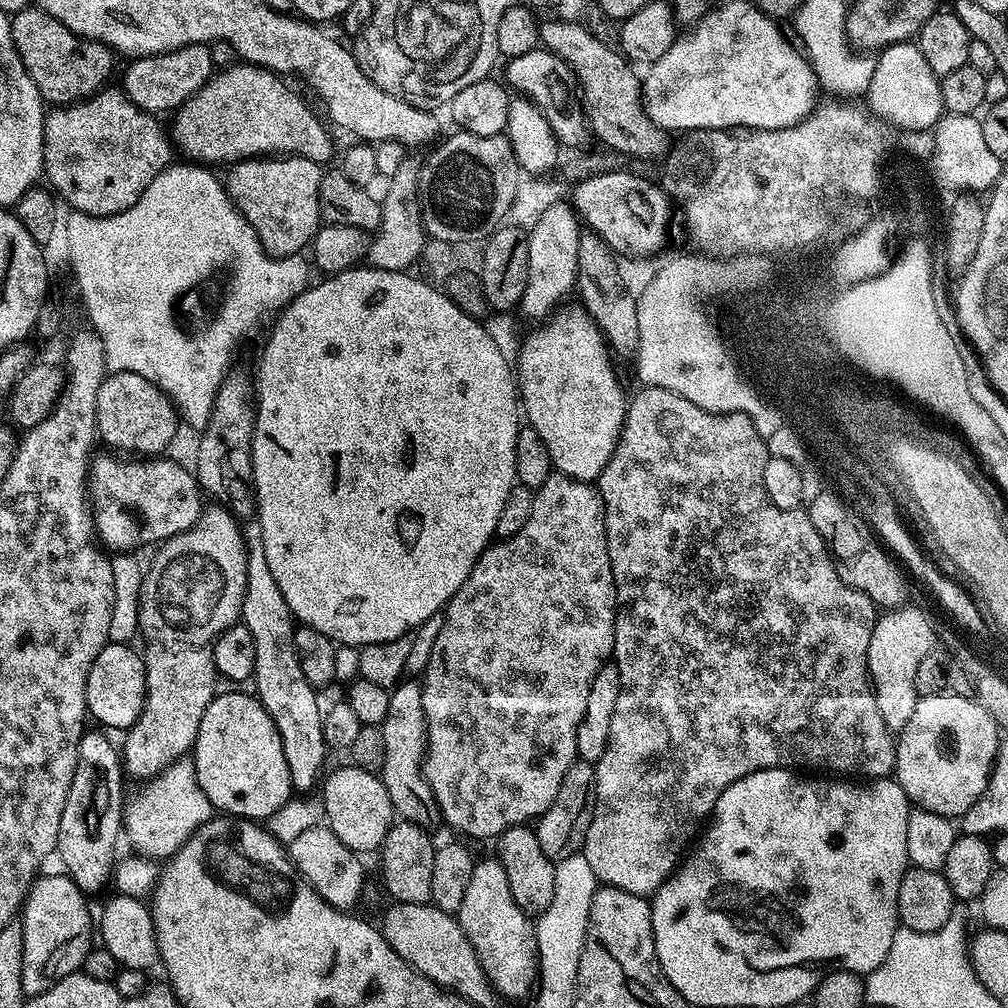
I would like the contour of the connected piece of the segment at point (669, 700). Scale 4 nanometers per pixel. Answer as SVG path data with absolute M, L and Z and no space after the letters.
M647 386L641 387L639 390L641 392L636 397L633 395L628 401L628 413L624 419L624 429L620 432L620 441L610 458L610 462L606 462L598 481L598 491L604 503L606 546L610 554L610 566L614 570L614 586L616 587L616 625L614 626L612 656L620 675L620 693L618 694L618 703L614 705L614 718L610 718L610 738L606 742L606 750L600 761L594 766L596 769L596 809L592 815L590 830L586 830L582 854L586 858L586 862L590 862L590 870L594 870L597 881L601 885L626 890L635 896L648 898L659 893L665 880L676 871L686 849L693 843L692 835L695 834L696 827L700 823L703 825L713 815L722 790L726 790L726 786L738 782L738 778L746 778L746 774L754 774L758 770L766 770L767 768L786 768L789 770L813 768L816 771L813 773L816 774L835 774L840 778L863 778L865 781L882 780L891 777L896 771L896 740L894 733L886 726L886 722L882 722L882 713L878 710L876 692L872 689L872 682L868 675L868 647L870 646L870 634L874 634L878 609L869 596L846 586L846 582L842 582L842 578L836 569L836 561L832 559L832 554L828 547L824 545L824 540L818 534L818 530L814 530L814 522L810 522L807 511L800 508L782 510L768 501L762 473L766 470L766 462L770 455L769 441L762 434L758 434L752 417L745 412L702 410L702 407L694 406L694 402L686 402L686 398L682 398L670 390Z

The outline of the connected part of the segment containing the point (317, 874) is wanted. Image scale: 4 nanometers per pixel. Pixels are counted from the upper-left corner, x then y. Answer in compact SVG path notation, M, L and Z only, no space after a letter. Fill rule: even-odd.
M327 826L305 830L286 847L294 866L327 904L341 910L355 909L355 904L364 892L364 864L360 861L363 860L361 853L350 850L350 846L346 846L346 842L342 842L342 838L338 838L338 834L334 834Z

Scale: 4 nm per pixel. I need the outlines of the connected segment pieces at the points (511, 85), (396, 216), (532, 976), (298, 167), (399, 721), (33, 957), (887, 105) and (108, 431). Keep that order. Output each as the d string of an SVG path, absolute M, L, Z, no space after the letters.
M537 46L526 54L518 54L517 57L509 59L506 65L508 65L507 87L512 90L517 88L520 91L517 93L538 106L546 122L550 122L561 145L574 143L580 136L579 124L580 120L582 124L582 108L577 97L575 100L566 89L560 88L560 76L571 77L572 67L543 46Z
M406 160L402 166L398 166L398 170L385 183L386 192L384 198L381 197L381 220L375 229L373 238L369 243L368 255L366 262L369 267L378 269L386 269L391 272L405 271L410 268L410 264L423 255L424 245L428 240L427 232L424 231L424 223L421 220L421 210L419 209L419 167L412 161Z
M499 859L480 860L474 874L470 874L470 887L458 919L470 946L480 959L480 965L488 983L501 997L520 1000L538 984L540 955L536 949L536 930L527 912L516 905L510 894L510 882L506 882L506 870L502 870Z
M290 155L279 158L239 160L236 164L231 165L227 172L228 197L246 218L246 222L250 222L250 226L267 256L275 256L277 260L281 260L287 256L303 253L311 245L312 239L322 227L318 204L318 188L322 175L321 165L301 156Z
M405 679L396 684L389 691L389 706L386 711L384 723L379 727L382 730L382 742L386 742L386 762L382 779L386 786L386 794L390 794L390 802L395 815L402 820L408 820L411 824L417 824L419 828L431 829L431 824L440 824L442 817L440 807L434 798L434 790L430 790L430 782L424 777L424 754L428 751L428 723L422 706L422 687L412 680Z
M41 875L33 880L22 905L22 986L28 998L54 986L71 972L81 971L86 954L94 947L94 916L88 913L89 897L68 875L59 875Z
M919 43L891 44L874 61L873 77L866 93L866 108L875 119L893 128L924 132L945 115L939 79L934 70L930 70L926 58L922 58Z
M113 372L105 375L103 382L98 386L98 394L96 395L96 431L101 441L105 440L109 444L109 449L120 450L116 448L122 448L123 453L126 454L164 454L168 448L168 443L176 436L176 420L178 424L178 413L176 406L173 403L171 397L167 395L157 384L150 382L146 378L142 378L142 374L130 374L129 372Z

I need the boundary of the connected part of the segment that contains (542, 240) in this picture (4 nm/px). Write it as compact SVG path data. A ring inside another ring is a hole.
M560 199L542 211L537 224L528 232L528 277L526 290L519 302L519 307L524 308L526 315L547 317L561 303L559 300L576 288L578 238L581 231L582 224L575 207Z

